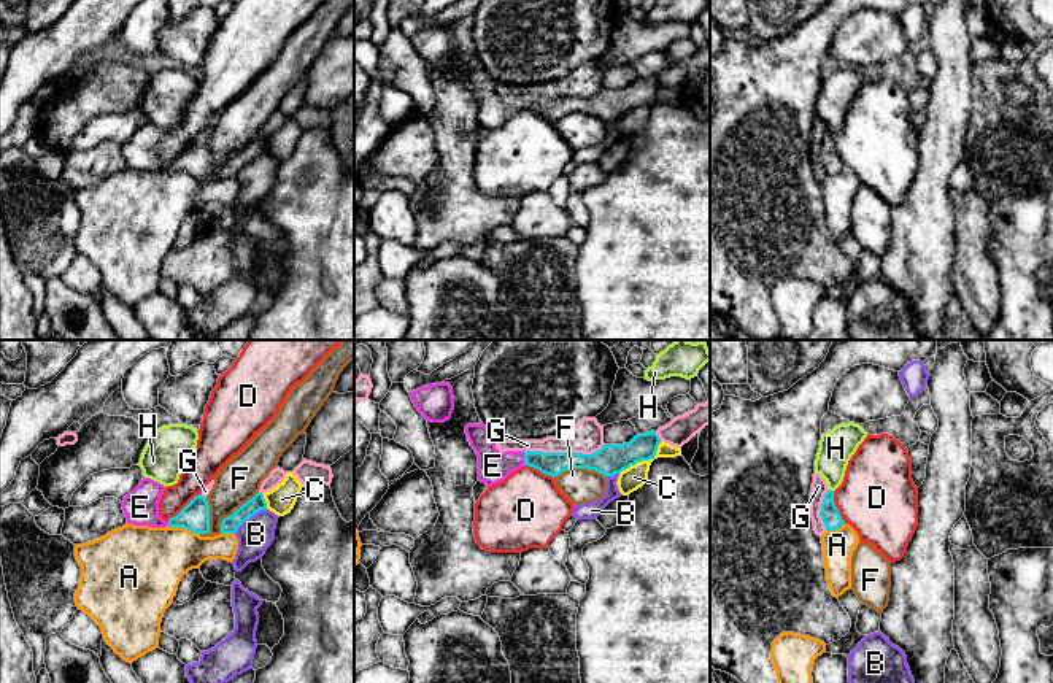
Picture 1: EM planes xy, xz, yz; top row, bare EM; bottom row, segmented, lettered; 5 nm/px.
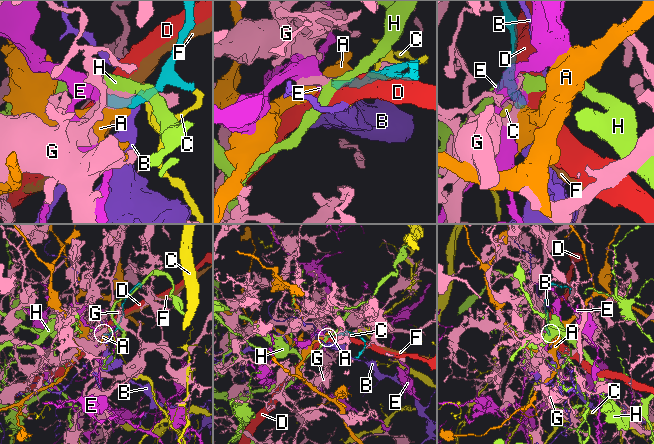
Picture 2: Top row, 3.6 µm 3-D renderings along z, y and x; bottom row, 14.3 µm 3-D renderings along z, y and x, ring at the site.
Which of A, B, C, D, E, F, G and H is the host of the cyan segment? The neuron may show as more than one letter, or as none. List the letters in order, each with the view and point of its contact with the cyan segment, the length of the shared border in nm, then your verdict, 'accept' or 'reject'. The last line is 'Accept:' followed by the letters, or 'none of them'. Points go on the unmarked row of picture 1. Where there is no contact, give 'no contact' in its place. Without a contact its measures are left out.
A: meets cyan in xy at (185, 172); contact 170 nm long; reject
B: meets cyan in xy at (250, 161); contact 220 nm long; reject
C: meets cyan in xz at (644, 104); contact 280 nm long; reject
D: meets cyan in xy at (185, 151); contact 220 nm long; reject
E: meets cyan in xz at (524, 102); contact 70 nm long; accept
F: meets cyan in xz at (578, 111); contact 280 nm long; reject
G: meets cyan in xz at (564, 97); contact 400 nm long; reject
H: meets cyan in yz at (829, 134); contact 30 nm long; reject
Accept: E

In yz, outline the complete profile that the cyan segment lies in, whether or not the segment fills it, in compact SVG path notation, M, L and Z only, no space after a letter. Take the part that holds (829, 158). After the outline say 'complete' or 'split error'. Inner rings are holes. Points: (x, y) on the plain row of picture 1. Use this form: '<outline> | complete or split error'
M831 133L824 138L820 160L826 170L826 175L840 173L845 168L845 165L842 164L839 157L839 152L835 151L834 135Z | complete

